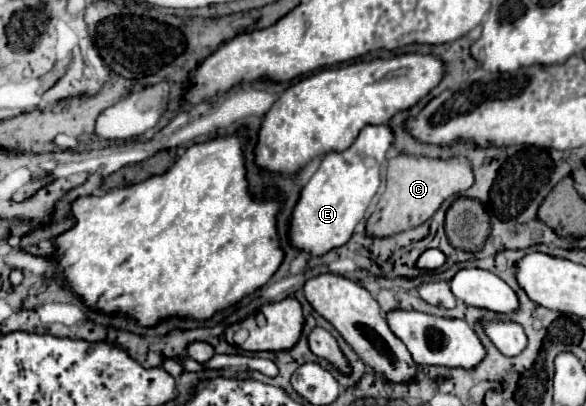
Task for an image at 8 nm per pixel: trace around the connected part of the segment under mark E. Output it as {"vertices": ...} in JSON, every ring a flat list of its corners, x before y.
{"vertices":[[364,126,348,150,330,152,322,158,320,168,300,190,292,210,288,240,296,250,322,256,350,240,354,226,364,220,364,212,378,192,380,166,390,144,392,132,388,126]]}

